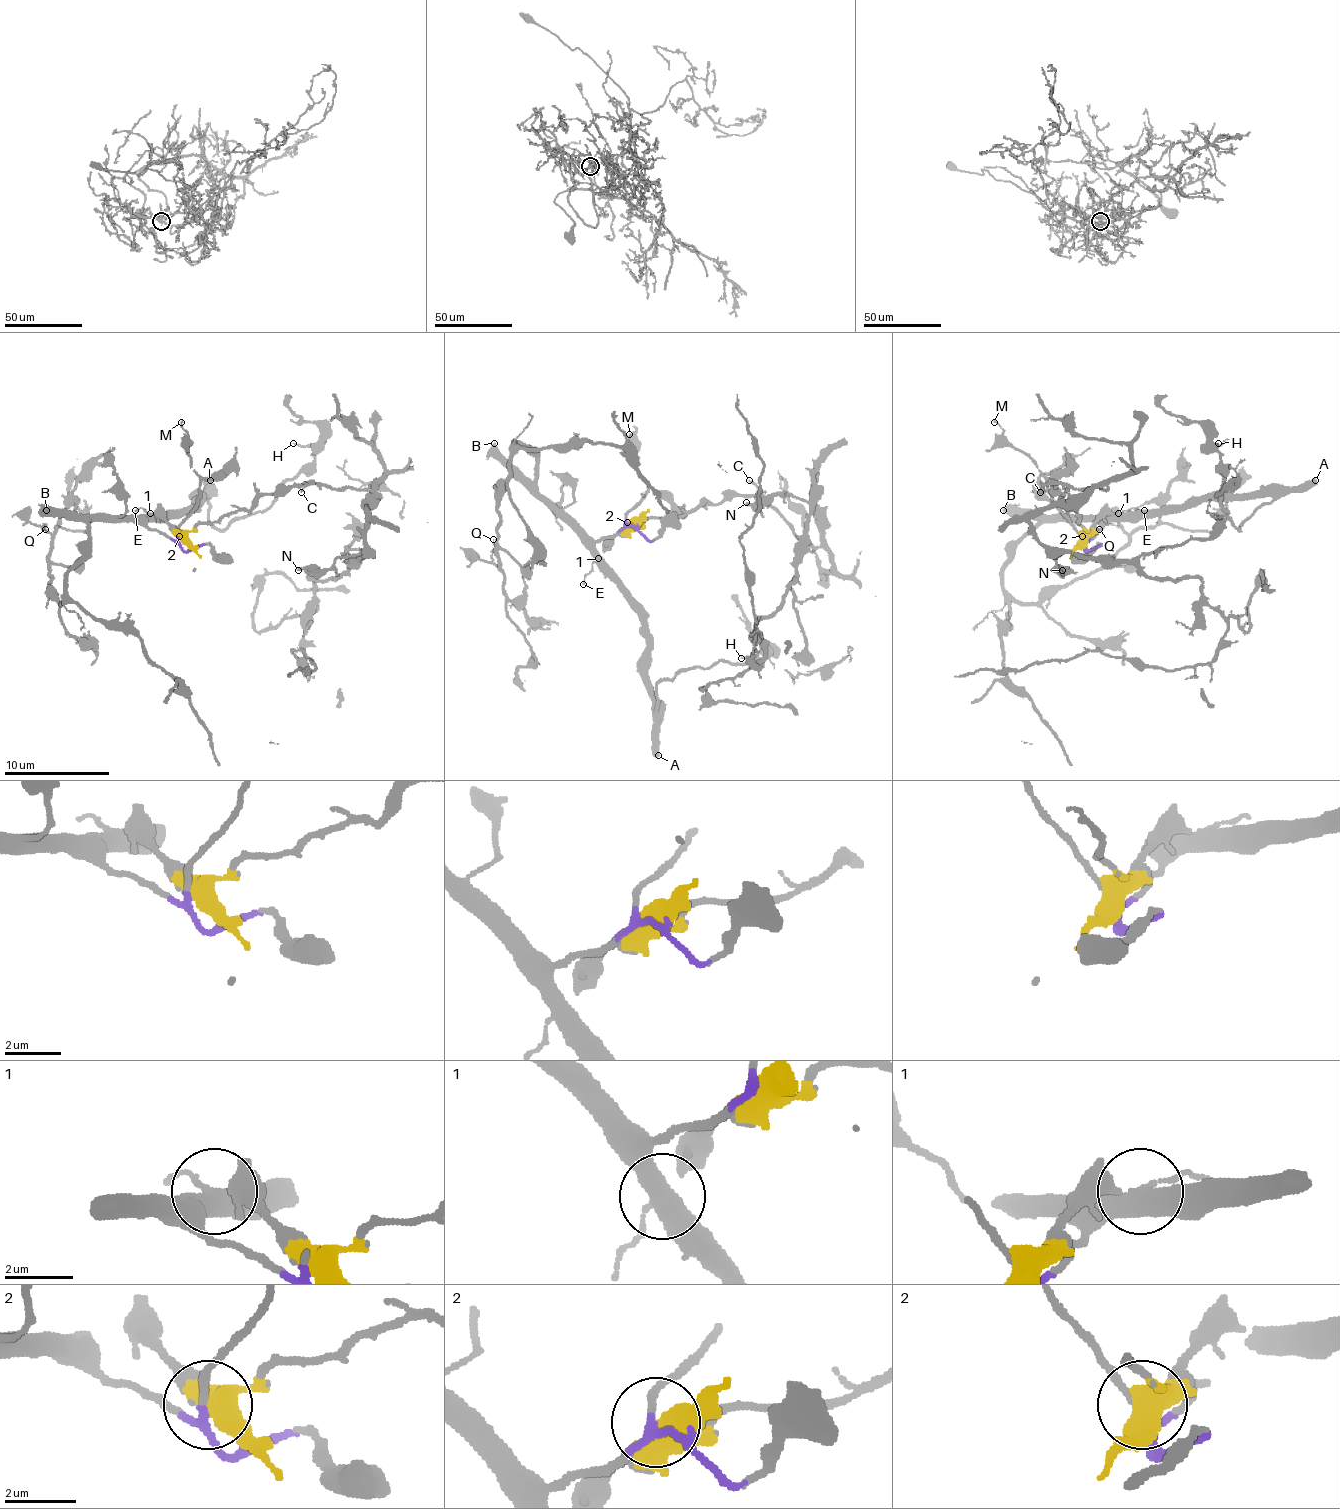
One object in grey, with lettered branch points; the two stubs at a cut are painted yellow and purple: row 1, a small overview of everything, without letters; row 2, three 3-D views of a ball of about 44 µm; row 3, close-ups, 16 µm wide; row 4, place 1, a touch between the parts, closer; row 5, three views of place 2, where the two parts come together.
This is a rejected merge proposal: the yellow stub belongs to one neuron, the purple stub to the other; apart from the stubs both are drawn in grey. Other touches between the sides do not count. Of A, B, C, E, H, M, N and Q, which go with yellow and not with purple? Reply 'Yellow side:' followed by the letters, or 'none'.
Yellow side: C, E, N

